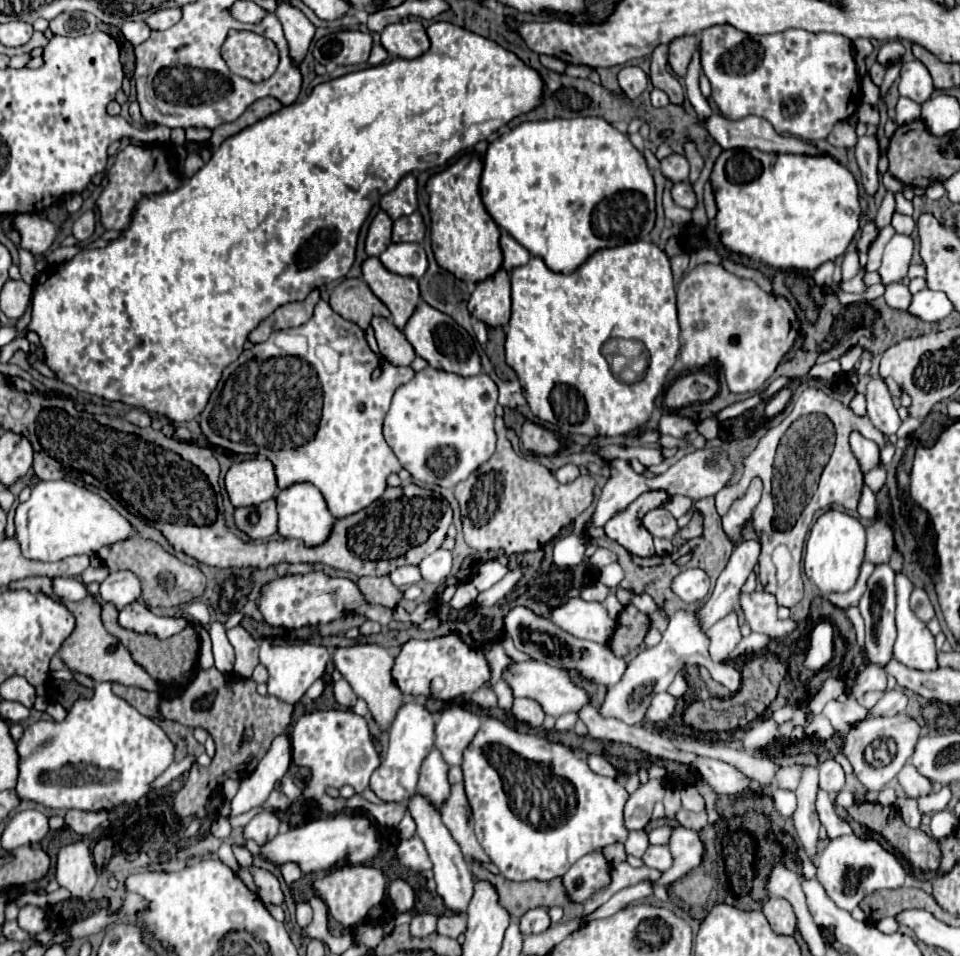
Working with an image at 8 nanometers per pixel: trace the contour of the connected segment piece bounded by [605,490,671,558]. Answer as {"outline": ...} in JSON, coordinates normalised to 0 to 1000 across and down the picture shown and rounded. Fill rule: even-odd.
{"outline":[[[676,513],[668,517],[653,533],[641,538],[632,548],[630,556],[636,565],[645,567],[651,575],[655,575],[661,582],[676,584],[682,582],[680,561],[670,554],[668,542],[672,538],[672,529],[693,529],[695,521],[699,521],[693,513]]]}

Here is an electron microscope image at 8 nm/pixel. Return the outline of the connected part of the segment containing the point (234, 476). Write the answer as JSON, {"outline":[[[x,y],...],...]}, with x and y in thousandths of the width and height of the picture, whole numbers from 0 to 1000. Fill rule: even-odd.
{"outline":[[[278,479],[247,483],[234,496],[234,510],[243,529],[268,529],[289,517],[286,490]]]}

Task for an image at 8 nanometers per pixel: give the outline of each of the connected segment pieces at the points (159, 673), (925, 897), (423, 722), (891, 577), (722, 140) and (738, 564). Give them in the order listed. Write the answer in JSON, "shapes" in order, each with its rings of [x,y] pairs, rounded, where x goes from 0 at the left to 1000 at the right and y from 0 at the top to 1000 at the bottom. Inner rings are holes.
{"shapes":[[[[111,631],[107,634],[107,653],[109,657],[134,678],[141,692],[145,692],[161,711],[170,713],[172,718],[180,718],[180,715],[191,718],[191,715],[195,715],[195,711],[199,707],[199,701],[201,701],[201,695],[205,690],[205,684],[207,684],[207,665],[205,665],[205,661],[195,655],[182,665],[178,665],[174,669],[166,669],[159,663],[145,663],[145,661],[126,657],[123,652],[123,643],[124,639],[118,632]]],[[[955,929],[914,931],[909,935],[903,935],[903,939],[899,939],[895,948],[901,954],[903,964],[907,967],[914,967],[920,958],[932,958],[936,952],[943,950],[961,950],[978,960],[978,946],[972,941],[972,937]]],[[[426,732],[414,743],[405,759],[405,785],[399,791],[397,801],[386,812],[386,824],[393,828],[393,833],[397,833],[403,839],[407,837],[418,839],[418,837],[428,835],[428,831],[432,831],[436,801],[441,793],[447,789],[447,785],[451,782],[451,774],[453,774],[451,764],[453,764],[453,751],[443,741],[443,736]]],[[[914,590],[903,607],[903,617],[895,628],[895,638],[901,649],[901,680],[907,695],[922,697],[928,690],[932,672],[932,598],[926,590]]],[[[741,119],[739,123],[730,126],[728,128],[736,138],[739,142],[753,155],[753,157],[764,157],[764,155],[789,155],[789,157],[795,157],[795,159],[809,159],[809,161],[855,161],[851,155],[839,151],[836,146],[832,144],[824,144],[824,142],[814,142],[814,140],[807,140],[805,132],[793,123],[793,121],[778,121],[774,126],[759,126],[751,119]]],[[[772,567],[766,571],[757,594],[751,598],[743,621],[739,628],[728,636],[728,646],[732,646],[732,657],[743,655],[747,649],[755,646],[757,642],[772,640],[772,615],[778,603],[784,598],[784,592],[791,584],[791,567]]]]}

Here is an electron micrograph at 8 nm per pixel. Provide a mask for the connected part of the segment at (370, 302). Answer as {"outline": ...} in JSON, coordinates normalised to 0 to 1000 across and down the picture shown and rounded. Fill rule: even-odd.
{"outline":[[[361,291],[353,299],[349,299],[343,318],[351,328],[370,337],[376,345],[384,343],[389,331],[407,333],[403,320],[386,305],[382,295],[376,291]]]}

